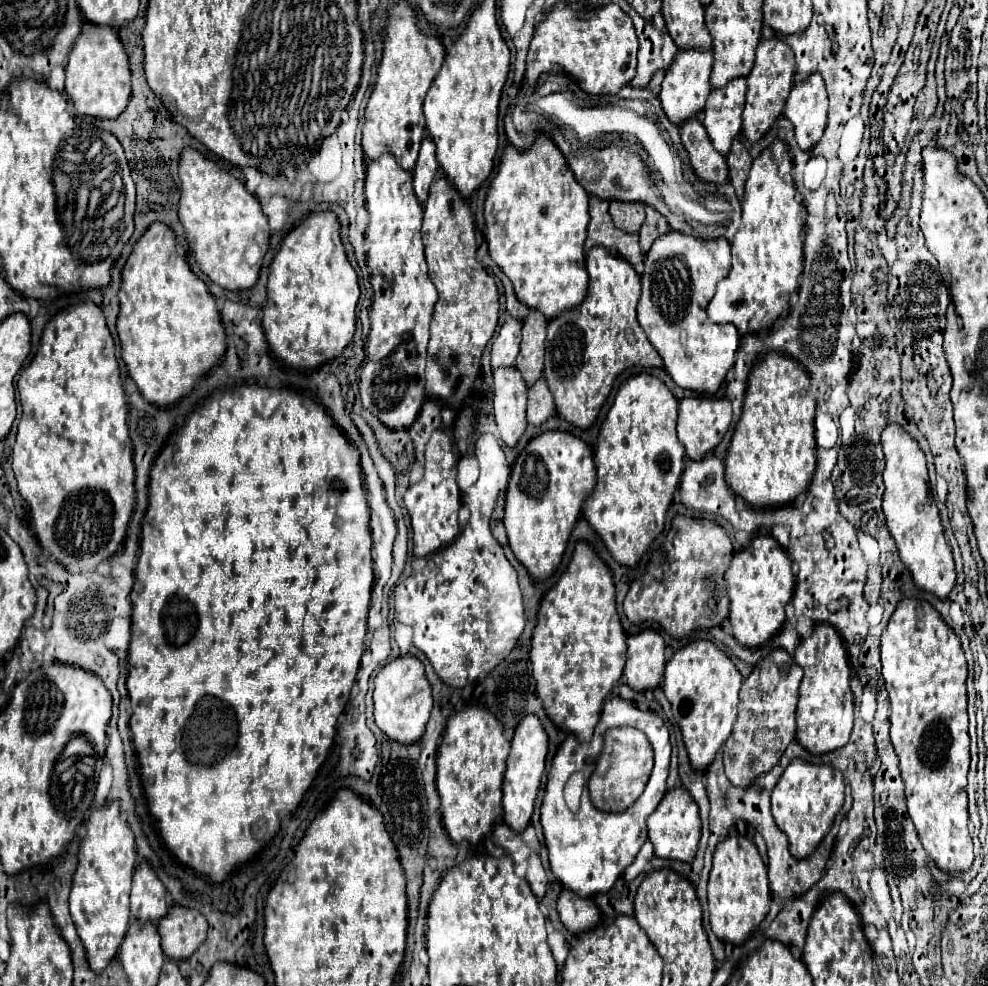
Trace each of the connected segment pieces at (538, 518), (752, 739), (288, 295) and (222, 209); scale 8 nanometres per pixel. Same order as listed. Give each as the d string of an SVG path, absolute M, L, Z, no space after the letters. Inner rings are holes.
M544 432L532 438L518 456L506 492L504 526L514 556L534 580L550 578L560 566L582 504L594 486L594 452L586 442L568 432Z
M774 650L762 658L752 674L744 680L740 690L738 718L730 738L724 744L724 772L728 780L738 788L748 788L760 774L770 772L784 748L796 736L796 704L798 704L798 686L802 680L800 666L784 650Z
M314 212L302 220L282 242L280 252L270 264L268 276L268 300L262 308L262 328L270 352L292 370L312 370L340 356L340 352L352 342L356 330L356 304L360 298L360 286L356 270L350 266L342 240L340 224L334 212Z
M192 148L182 152L180 180L182 192L178 216L184 224L190 250L194 252L200 270L220 288L252 288L270 246L268 218L264 216L258 198L252 196L238 178Z

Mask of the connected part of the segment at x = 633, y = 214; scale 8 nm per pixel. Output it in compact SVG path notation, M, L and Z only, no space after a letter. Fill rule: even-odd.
M610 202L610 216L616 228L628 232L628 234L638 234L640 226L646 220L644 206L640 202L628 204L628 202Z

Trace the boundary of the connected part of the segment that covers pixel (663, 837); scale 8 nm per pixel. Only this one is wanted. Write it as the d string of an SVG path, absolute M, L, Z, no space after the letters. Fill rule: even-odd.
M674 788L666 792L658 808L648 818L648 840L654 844L654 854L666 860L692 862L700 842L700 816L696 802L684 788Z

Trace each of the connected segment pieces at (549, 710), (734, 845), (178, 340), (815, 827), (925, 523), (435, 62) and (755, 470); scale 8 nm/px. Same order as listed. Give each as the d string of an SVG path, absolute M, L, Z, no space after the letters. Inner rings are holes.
M578 542L566 572L562 574L558 584L544 596L538 612L538 624L532 634L532 648L530 648L532 674L546 716L562 730L576 734L578 742L582 744L588 744L592 740L604 700L610 696L612 688L620 682L622 668L626 662L626 634L622 630L620 616L616 612L614 596L616 588L612 582L610 568L594 554L594 550L586 542Z
M740 834L728 836L718 844L714 852L714 864L708 880L708 906L710 906L710 926L720 942L738 946L752 930L760 926L766 918L772 902L772 890L768 886L768 870L758 854L756 844Z
M152 224L148 232L136 242L124 270L122 286L118 292L120 314L118 314L118 340L122 346L122 360L126 362L130 378L140 388L146 402L156 406L174 406L188 396L202 376L222 360L226 352L226 334L216 308L214 296L206 284L190 270L186 262L186 250L176 242L174 232L166 224Z
M792 760L772 792L772 816L776 826L786 834L794 858L808 858L830 832L836 812L844 802L844 780L836 778L832 766L814 766L802 760Z
M888 422L884 426L882 448L886 456L886 468L884 468L886 492L884 492L882 508L888 530L896 540L902 562L912 572L914 584L926 592L936 594L938 598L944 598L950 594L956 582L956 570L954 570L952 548L944 538L938 506L930 496L926 456L918 446L918 442L898 422Z
M406 2L394 4L388 20L388 36L384 40L384 56L378 66L378 80L364 114L362 148L368 160L378 160L384 152L390 152L400 168L406 172L414 170L426 126L422 102L444 62L444 56L446 52L438 38L422 36L416 12Z
M766 354L750 372L742 416L724 460L728 488L754 508L790 506L814 476L814 416L816 396L808 374L784 354Z

